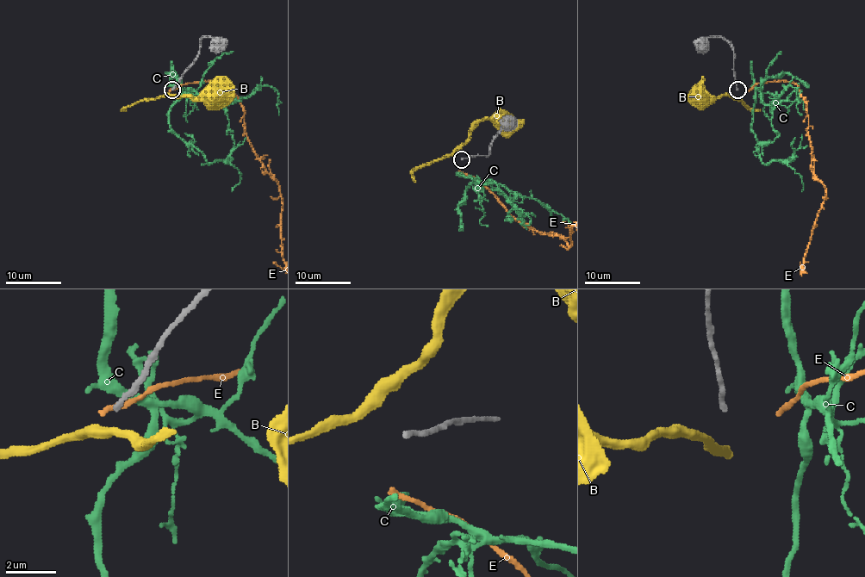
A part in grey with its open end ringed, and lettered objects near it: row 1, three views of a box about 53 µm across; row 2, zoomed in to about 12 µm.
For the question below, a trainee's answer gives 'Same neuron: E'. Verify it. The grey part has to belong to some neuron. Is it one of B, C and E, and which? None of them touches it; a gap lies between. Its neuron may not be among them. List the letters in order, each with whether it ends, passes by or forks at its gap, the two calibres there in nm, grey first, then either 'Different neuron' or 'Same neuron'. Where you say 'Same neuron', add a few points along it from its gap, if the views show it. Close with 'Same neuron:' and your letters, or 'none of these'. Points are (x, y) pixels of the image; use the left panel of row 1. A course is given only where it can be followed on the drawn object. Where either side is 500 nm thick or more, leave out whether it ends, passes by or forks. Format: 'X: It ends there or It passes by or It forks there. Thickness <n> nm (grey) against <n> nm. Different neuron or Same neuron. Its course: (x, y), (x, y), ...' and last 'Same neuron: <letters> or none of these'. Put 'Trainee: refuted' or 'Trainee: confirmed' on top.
Trainee: confirmed
B: It passes by. Thickness 200 nm (grey) against 400 nm. Different neuron
C: It ends there. Thickness 200 nm (grey) against 240 nm. Different neuron
E: It ends there. Thickness 200 nm (grey) against 220 nm. Same neuron
Same neuron: E

